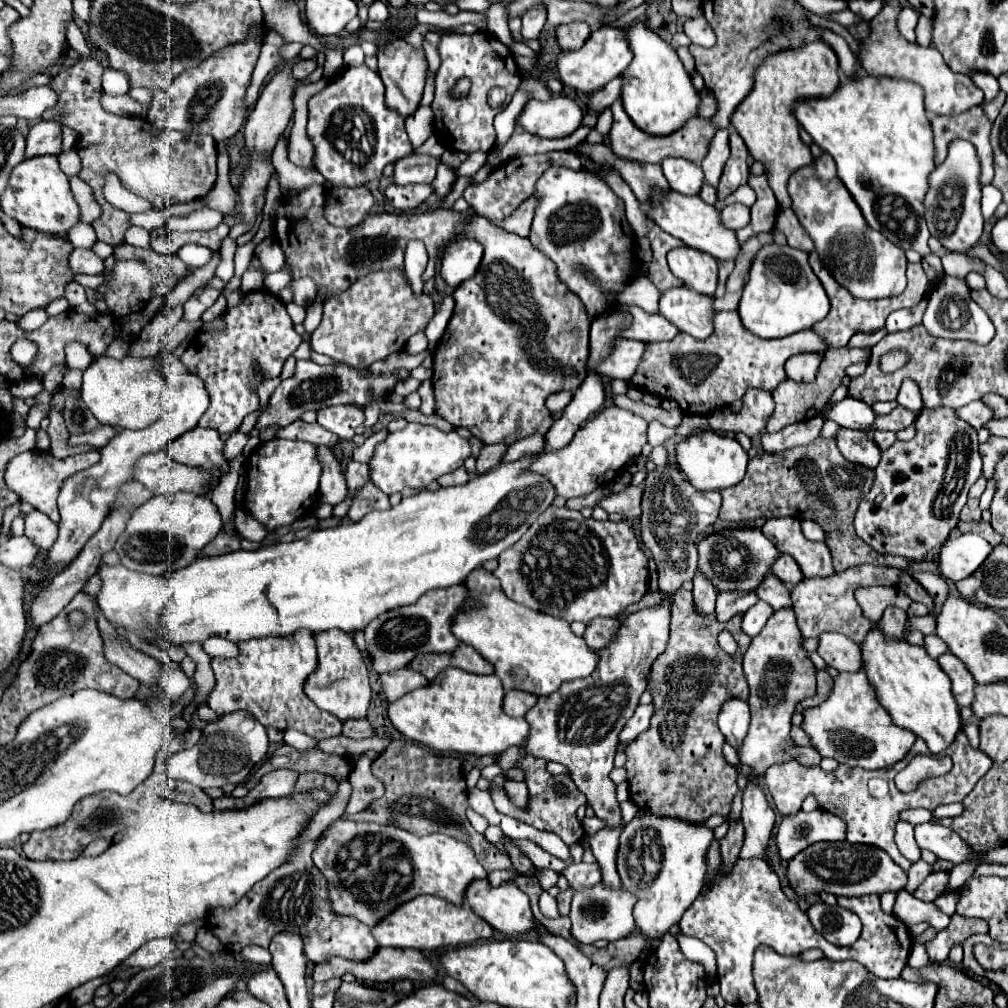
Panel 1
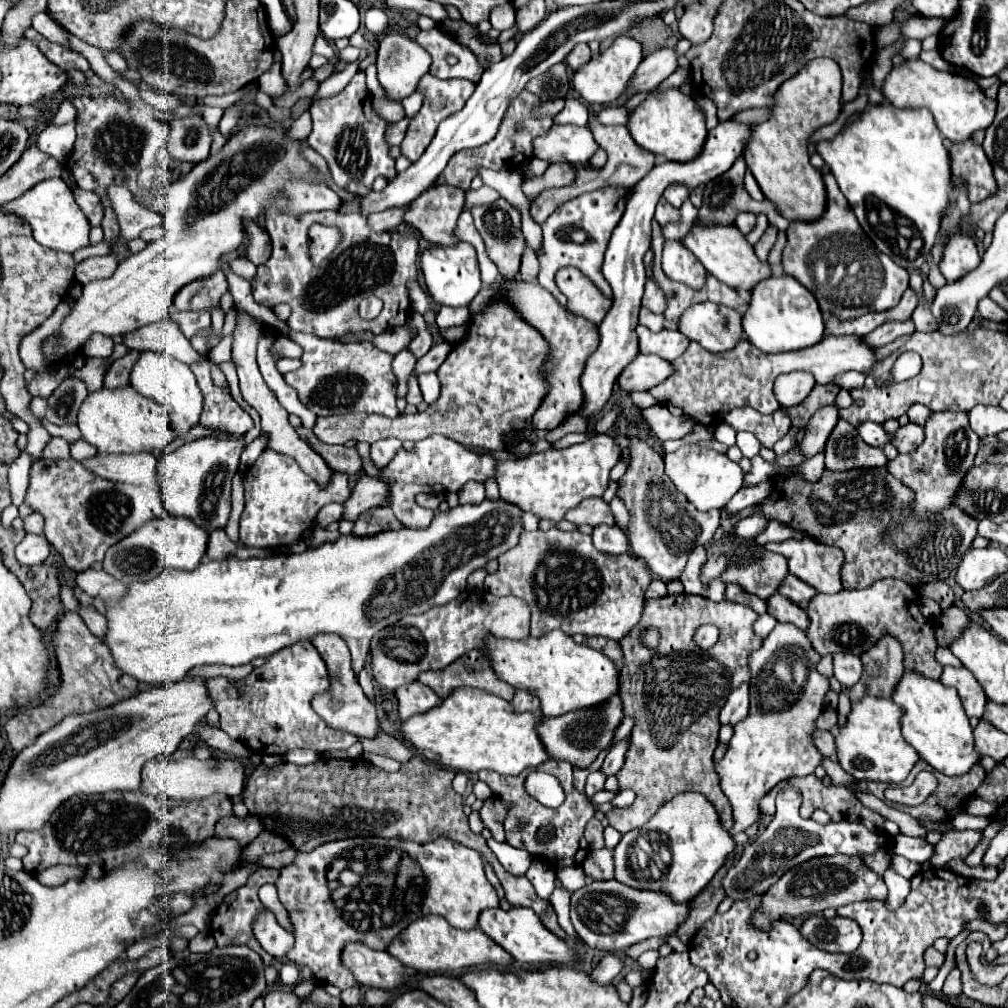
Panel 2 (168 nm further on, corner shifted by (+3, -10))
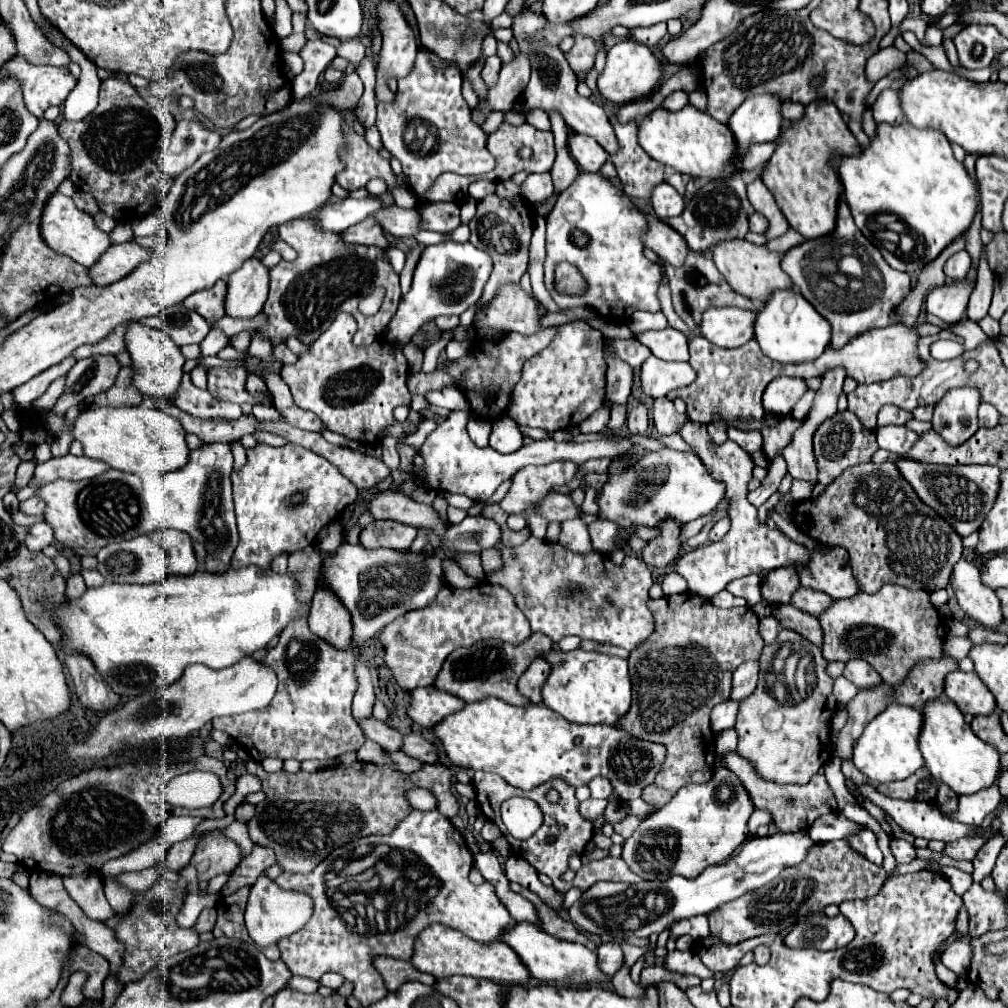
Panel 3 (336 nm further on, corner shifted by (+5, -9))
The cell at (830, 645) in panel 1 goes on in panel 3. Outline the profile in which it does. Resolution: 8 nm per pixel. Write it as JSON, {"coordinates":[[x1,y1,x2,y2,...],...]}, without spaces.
{"coordinates":[[852,659,852,661,848,661,846,669,844,669,844,677,848,681,852,681,858,689,872,689,878,683,882,683,880,675,864,659]]}

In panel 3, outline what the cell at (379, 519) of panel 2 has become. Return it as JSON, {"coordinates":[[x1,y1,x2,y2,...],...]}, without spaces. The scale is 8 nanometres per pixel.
{"coordinates":[[374,521,372,525,362,529,360,543,366,549,406,551,410,549,416,535,418,535,416,527,410,527,398,521]]}

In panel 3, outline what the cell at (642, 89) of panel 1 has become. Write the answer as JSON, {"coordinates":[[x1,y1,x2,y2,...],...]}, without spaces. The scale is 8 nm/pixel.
{"coordinates":[[686,105,684,109,674,113,662,107,648,113,648,117,638,127,638,141,642,149,656,161,692,179,724,181,724,177,740,171,742,159,736,163,730,161,732,157,736,157,736,141,732,141,732,131,728,129,728,125,718,123,716,119,708,117,708,113,698,111,692,105]]}

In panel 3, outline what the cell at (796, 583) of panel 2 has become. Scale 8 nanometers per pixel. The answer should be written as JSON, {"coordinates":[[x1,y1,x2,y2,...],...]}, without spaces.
{"coordinates":[[800,587,800,591,794,593,794,597,792,597,792,605,794,607,798,607,798,609,814,615,814,617,818,617,818,613,828,609,828,605,832,605,832,601,834,599,830,595,826,595,822,591,804,589,804,587]]}

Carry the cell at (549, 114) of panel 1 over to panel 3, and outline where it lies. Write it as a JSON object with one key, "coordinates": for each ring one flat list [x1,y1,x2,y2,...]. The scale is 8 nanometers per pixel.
{"coordinates":[[580,133,570,135,568,145,570,145,572,157,576,159,576,163,580,165,582,171,598,173,600,167,608,161,608,153,596,143,596,139,592,139,588,135,580,135]]}

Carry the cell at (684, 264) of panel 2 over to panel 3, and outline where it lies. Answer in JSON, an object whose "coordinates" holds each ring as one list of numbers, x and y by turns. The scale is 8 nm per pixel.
{"coordinates":[[646,215,648,221,648,233,644,233,644,247,652,249,662,261,670,265,682,265,688,255,688,245,676,229,672,229,668,223,660,221,658,217]]}

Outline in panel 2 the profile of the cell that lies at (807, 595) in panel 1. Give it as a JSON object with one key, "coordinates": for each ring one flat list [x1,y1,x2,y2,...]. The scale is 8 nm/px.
{"coordinates":[[898,578,878,580,864,590,840,590,838,594,816,594,806,604,804,610,810,618,806,636,810,638,812,648,818,654,852,652,860,656,884,632,888,632,904,648,904,668,916,670,928,678,940,678,942,674,942,666,934,660,934,652,938,646,932,632,932,624,918,610,916,590]]}

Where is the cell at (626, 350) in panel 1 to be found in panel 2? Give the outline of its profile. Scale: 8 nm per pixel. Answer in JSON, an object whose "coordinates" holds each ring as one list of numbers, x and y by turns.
{"coordinates":[[638,354,634,362,630,362,622,374,618,376,618,386,626,392,632,390,650,390,658,382,666,380,672,374,670,362,650,356,650,354]]}

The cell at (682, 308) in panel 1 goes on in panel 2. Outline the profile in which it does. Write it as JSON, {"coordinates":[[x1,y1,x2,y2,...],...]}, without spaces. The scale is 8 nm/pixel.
{"coordinates":[[702,302,684,310,678,320,678,330,688,340,698,342,710,352,724,352,734,348,734,344,744,336,740,320,740,314,732,308]]}

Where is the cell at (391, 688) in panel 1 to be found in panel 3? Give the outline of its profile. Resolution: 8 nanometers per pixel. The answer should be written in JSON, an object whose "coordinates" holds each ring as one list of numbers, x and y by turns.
{"coordinates":[[422,687,412,691,412,705,408,715,422,727,436,727,446,715,460,711,466,703,436,687]]}

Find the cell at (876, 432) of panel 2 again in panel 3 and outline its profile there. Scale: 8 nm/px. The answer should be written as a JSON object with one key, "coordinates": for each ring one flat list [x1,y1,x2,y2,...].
{"coordinates":[[888,425,888,427,878,427,878,445,880,449,886,449,894,455,906,455,908,449,918,441,918,433,914,433,908,427,898,427,898,425]]}

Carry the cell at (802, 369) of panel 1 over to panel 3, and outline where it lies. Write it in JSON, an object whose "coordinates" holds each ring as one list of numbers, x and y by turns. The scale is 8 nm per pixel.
{"coordinates":[[776,377,768,383,762,405,766,413,772,415,788,415,792,407,798,403,798,399,808,391,804,379,798,377]]}

